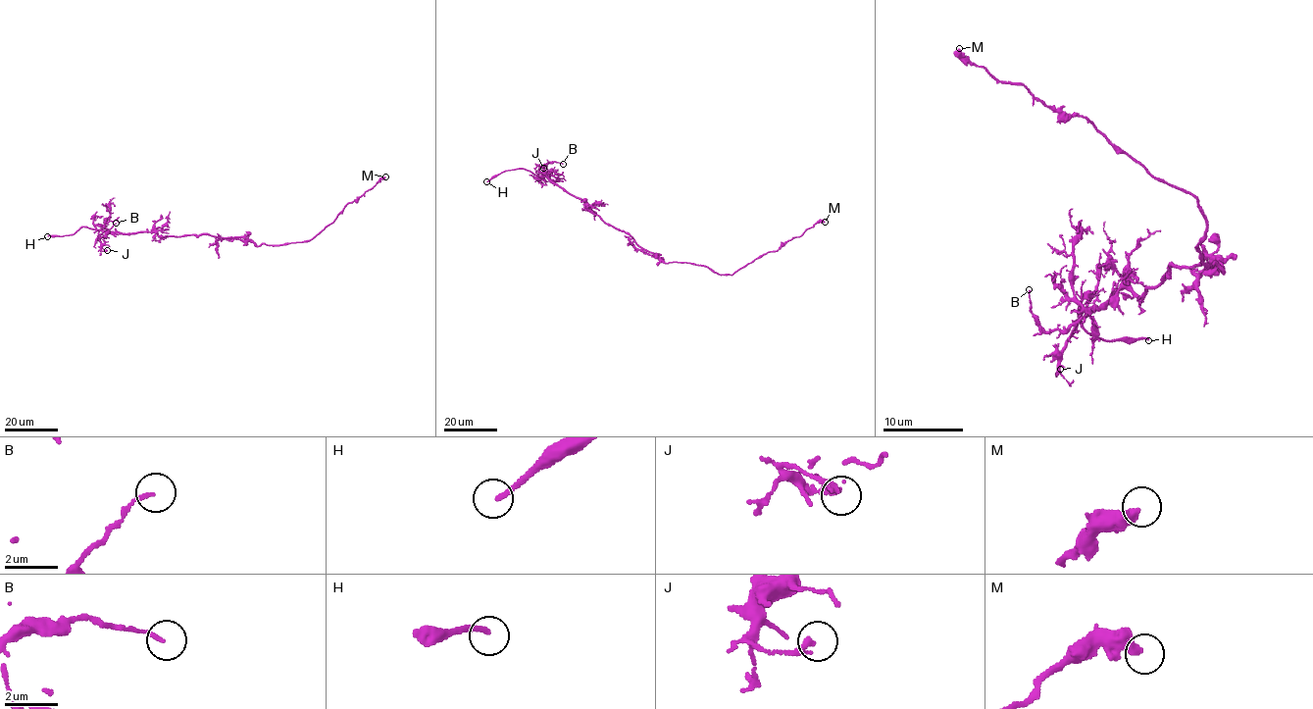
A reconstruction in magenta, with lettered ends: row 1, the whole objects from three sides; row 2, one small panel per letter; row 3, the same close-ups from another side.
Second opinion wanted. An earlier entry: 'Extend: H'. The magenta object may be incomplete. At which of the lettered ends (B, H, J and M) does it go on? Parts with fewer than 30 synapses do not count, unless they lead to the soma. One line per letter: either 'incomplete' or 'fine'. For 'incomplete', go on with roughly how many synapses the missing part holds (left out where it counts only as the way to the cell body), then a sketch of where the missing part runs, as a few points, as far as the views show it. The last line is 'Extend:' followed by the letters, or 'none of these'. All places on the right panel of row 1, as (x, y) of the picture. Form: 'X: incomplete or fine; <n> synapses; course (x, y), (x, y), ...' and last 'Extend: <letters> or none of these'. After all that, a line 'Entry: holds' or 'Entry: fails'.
B: fine
H: incomplete
J: fine
M: fine
Extend: H
Entry: holds

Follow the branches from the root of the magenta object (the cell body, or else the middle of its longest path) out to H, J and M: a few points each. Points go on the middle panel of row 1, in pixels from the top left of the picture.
H: (649, 252), (630, 234), (594, 215), (580, 199), (544, 177), (517, 169), (501, 172), (486, 181)
J: (649, 252), (630, 234), (594, 215), (580, 199), (556, 185), (537, 166), (543, 168)
M: (649, 252), (664, 263), (693, 263), (732, 275), (825, 222)

